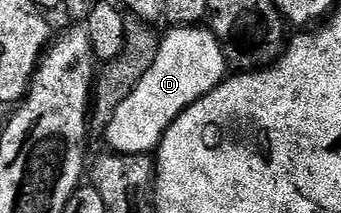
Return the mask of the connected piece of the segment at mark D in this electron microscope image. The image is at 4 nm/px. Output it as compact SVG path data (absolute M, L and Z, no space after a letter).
M194 25L191 27L173 27L169 29L169 33L164 37L164 35L160 38L160 41L157 44L156 57L154 57L153 63L151 63L151 67L149 67L148 71L143 75L140 79L139 83L135 87L134 91L132 91L131 95L117 107L116 111L114 111L114 115L109 122L106 131L104 133L103 139L104 142L107 141L108 147L114 154L119 155L147 155L151 152L154 152L161 143L162 137L165 135L166 130L173 124L175 117L179 115L179 113L186 111L190 107L191 104L194 104L195 101L201 100L203 96L207 93L213 91L218 85L224 80L229 73L229 66L223 57L221 46L218 43L218 39L214 37L213 32L209 30L209 28Z

